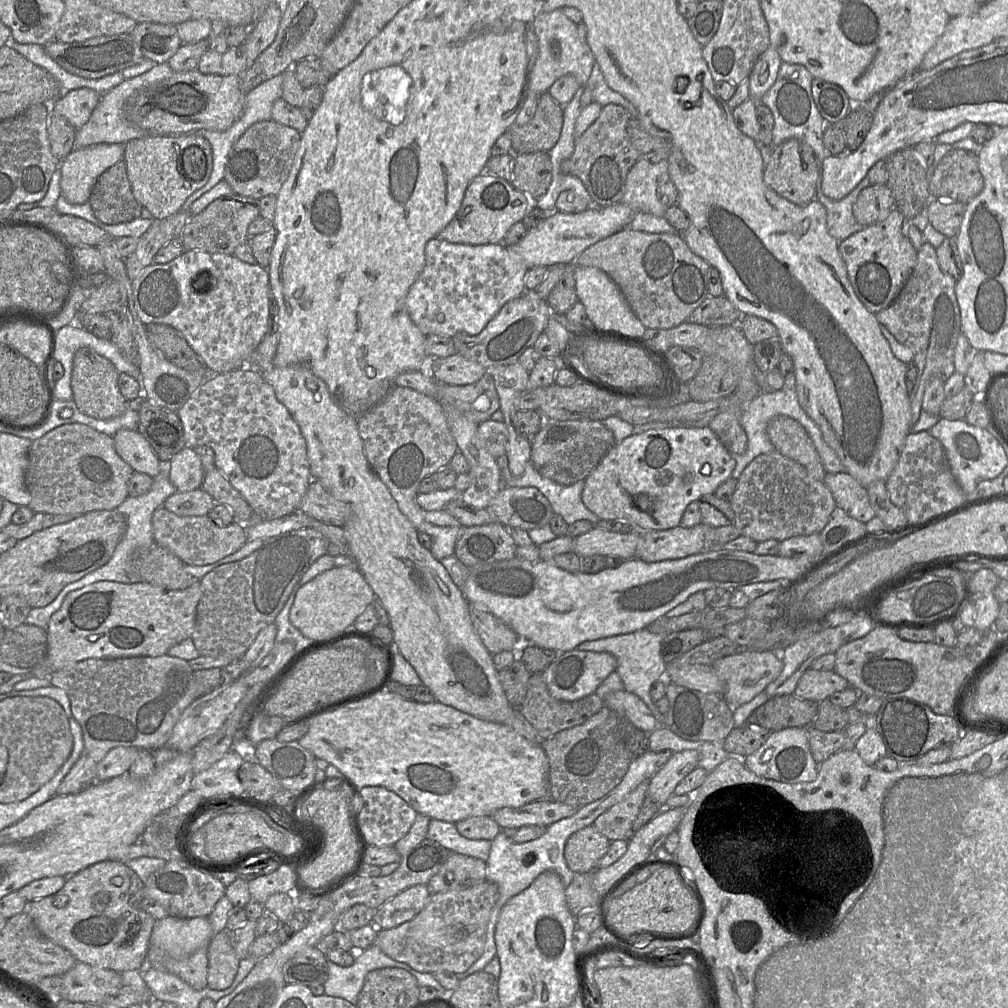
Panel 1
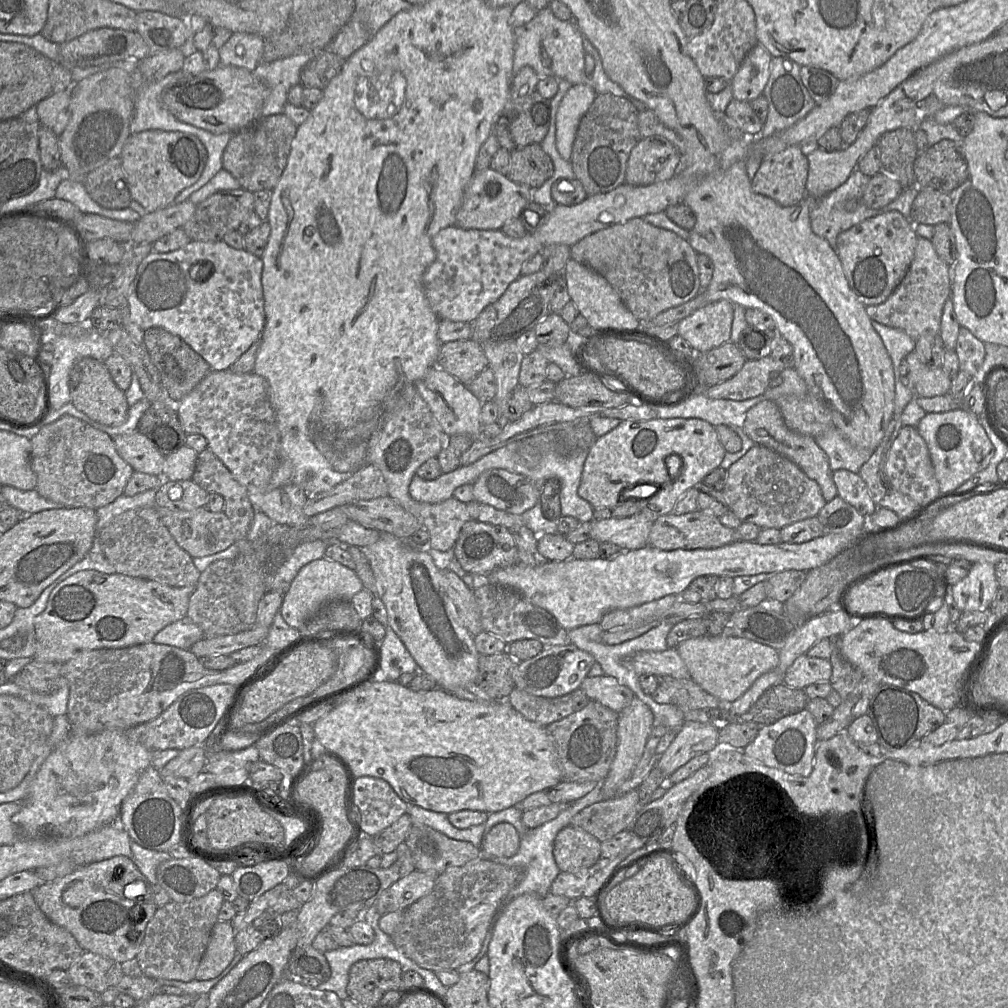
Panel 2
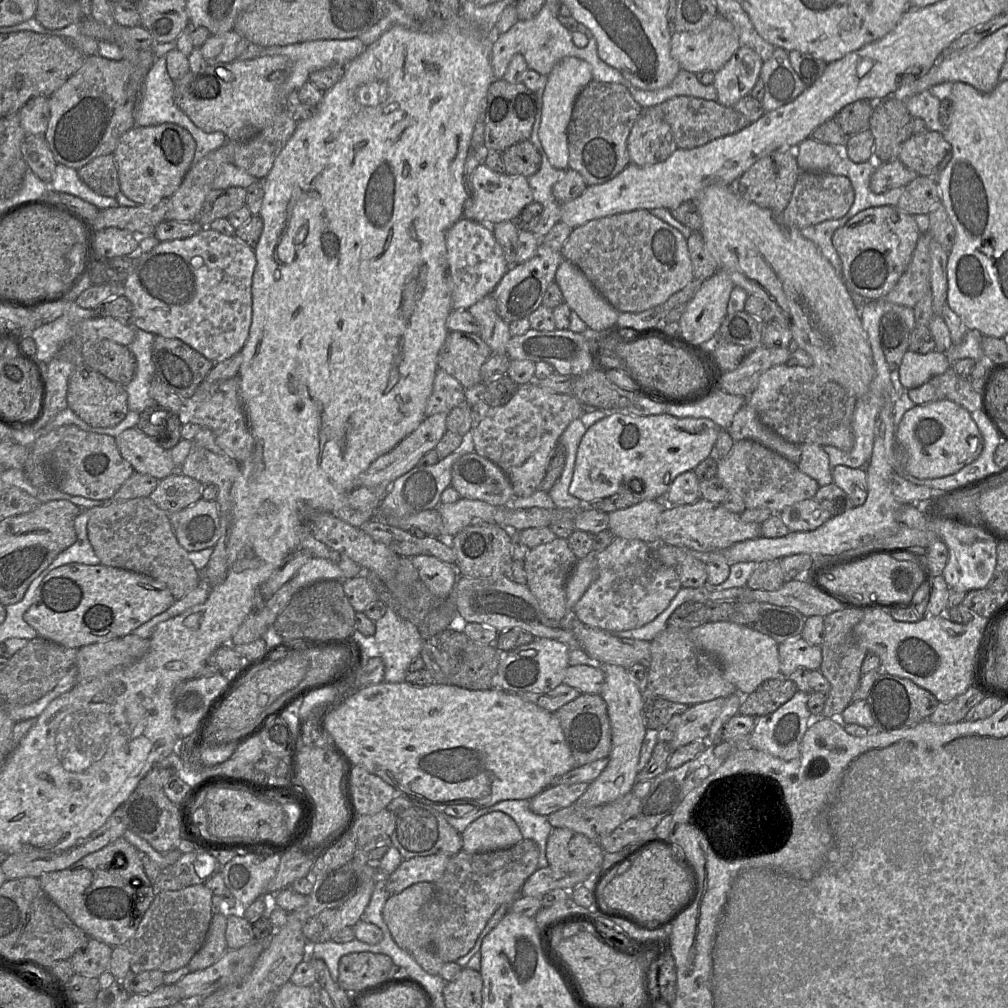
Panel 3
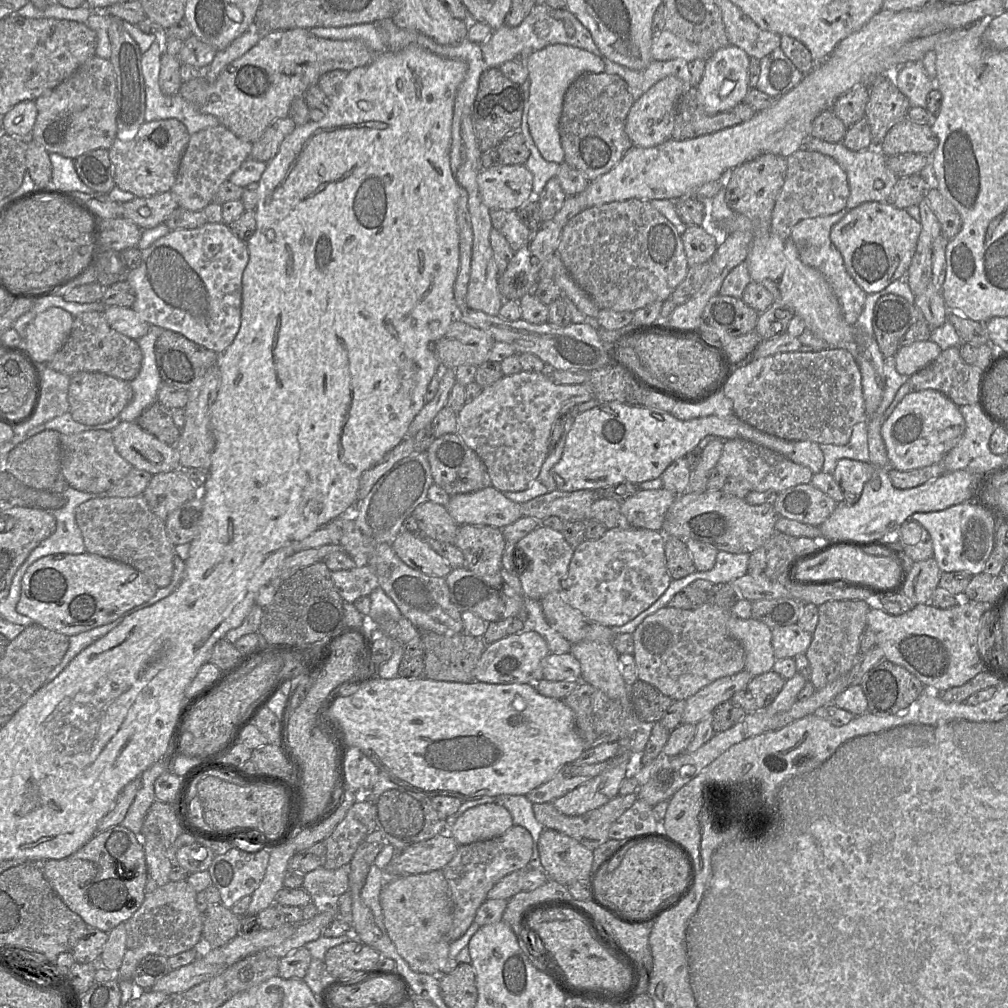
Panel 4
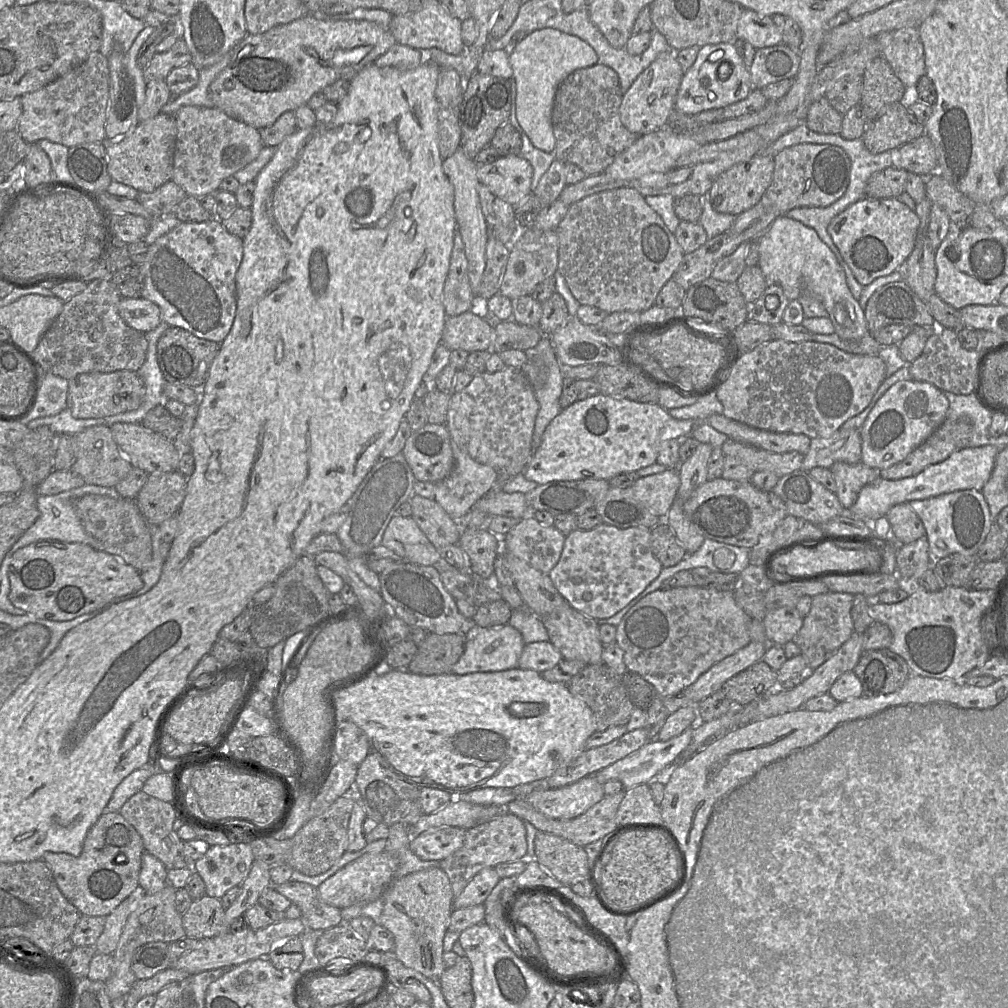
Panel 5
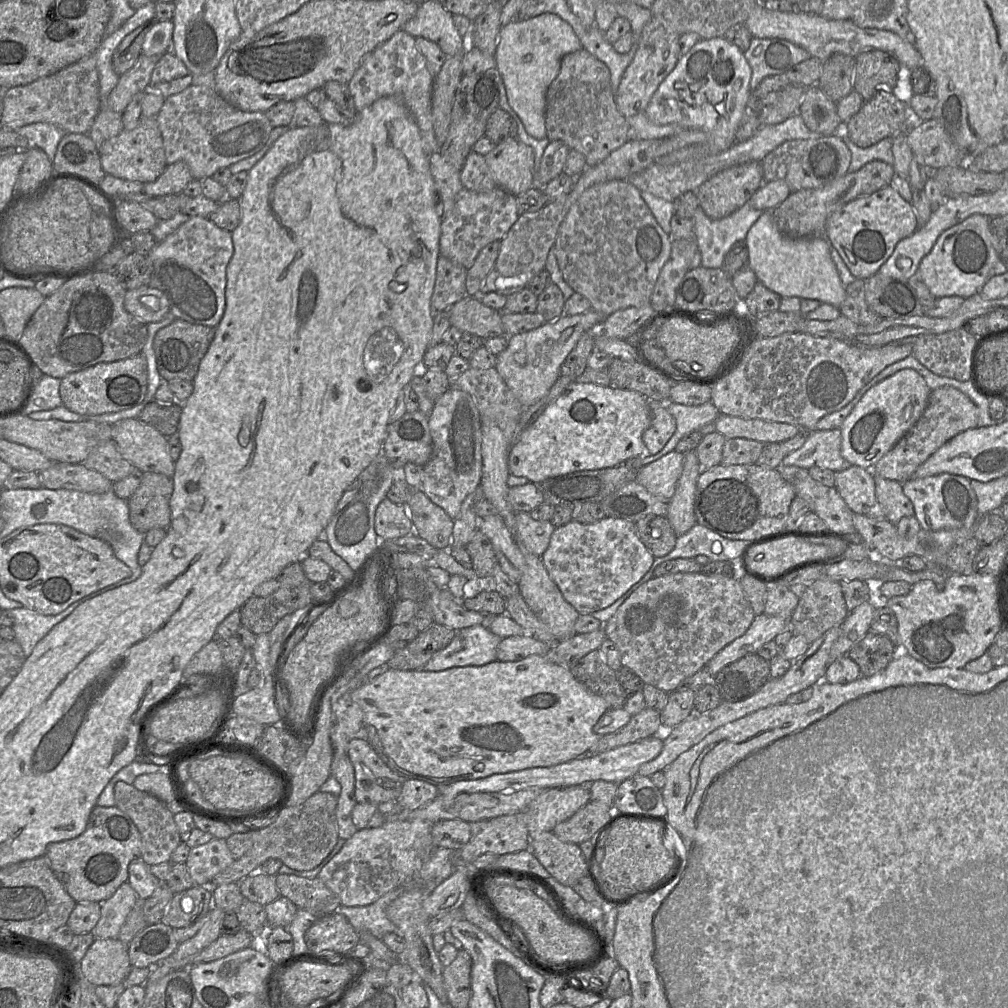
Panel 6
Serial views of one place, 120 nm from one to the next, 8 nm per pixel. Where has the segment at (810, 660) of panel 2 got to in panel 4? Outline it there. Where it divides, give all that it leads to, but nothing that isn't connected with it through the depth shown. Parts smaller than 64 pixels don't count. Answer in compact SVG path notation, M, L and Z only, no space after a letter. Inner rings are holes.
M799 624L771 630L772 647L776 659L794 658L805 654L812 641L812 634L803 630Z

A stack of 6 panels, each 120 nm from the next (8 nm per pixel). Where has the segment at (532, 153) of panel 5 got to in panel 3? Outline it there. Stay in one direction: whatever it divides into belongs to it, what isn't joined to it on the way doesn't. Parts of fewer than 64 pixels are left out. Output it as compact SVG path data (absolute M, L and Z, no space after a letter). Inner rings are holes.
M537 119L533 125L529 141L541 156L541 166L535 174L529 176L527 179L532 190L533 200L543 204L553 199L552 187L557 181L564 177L566 170L557 169L550 165L538 137L539 125L540 119Z

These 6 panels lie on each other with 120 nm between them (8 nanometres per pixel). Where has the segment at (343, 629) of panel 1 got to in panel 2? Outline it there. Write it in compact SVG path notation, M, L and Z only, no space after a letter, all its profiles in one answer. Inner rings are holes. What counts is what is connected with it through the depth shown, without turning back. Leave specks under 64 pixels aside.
M323 557L309 562L299 570L289 589L282 596L280 613L289 626L299 629L329 602L350 601L363 588L363 583L354 570Z

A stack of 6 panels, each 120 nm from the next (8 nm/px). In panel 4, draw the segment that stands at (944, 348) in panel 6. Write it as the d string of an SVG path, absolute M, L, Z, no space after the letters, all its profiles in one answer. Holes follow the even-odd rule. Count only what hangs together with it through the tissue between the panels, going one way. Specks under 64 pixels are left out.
M959 347L942 350L939 356L909 377L913 391L933 389L959 407L978 404L981 369L966 363Z

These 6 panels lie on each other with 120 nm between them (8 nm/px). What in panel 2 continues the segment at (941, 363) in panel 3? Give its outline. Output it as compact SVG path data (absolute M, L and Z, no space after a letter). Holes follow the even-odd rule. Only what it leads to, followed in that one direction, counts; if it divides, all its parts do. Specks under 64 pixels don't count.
M915 352L909 353L905 358L909 367L909 388L915 396L934 397L949 393L952 379L943 368L930 368L920 361Z

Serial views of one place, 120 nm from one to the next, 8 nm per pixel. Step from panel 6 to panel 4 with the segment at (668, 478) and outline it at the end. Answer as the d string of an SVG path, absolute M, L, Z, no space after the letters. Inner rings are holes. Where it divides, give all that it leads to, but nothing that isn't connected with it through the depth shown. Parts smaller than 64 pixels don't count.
M664 487L640 490L621 503L621 512L633 528L663 531L667 511L676 498Z

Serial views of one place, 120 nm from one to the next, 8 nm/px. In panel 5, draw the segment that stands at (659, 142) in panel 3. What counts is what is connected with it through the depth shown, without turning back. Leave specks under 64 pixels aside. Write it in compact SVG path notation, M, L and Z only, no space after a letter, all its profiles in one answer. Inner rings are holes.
M671 49L660 53L623 94L619 108L622 124L637 136L666 127L675 108L675 100L682 77L683 69L676 57L676 52Z

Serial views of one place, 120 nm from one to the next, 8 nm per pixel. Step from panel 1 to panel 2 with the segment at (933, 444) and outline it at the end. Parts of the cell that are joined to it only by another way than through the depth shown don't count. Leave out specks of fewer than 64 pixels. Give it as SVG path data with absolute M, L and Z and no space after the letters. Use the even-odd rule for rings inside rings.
M902 426L900 429L889 450L886 474L897 491L920 505L916 511L928 509L942 495L927 444L915 427Z

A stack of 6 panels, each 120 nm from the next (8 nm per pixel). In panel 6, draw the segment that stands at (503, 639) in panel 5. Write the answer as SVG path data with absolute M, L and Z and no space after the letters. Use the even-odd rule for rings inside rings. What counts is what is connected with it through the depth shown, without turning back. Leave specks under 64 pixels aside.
M484 625L456 631L453 640L436 652L424 665L424 671L442 671L453 667L482 666L497 660L497 648L502 638Z

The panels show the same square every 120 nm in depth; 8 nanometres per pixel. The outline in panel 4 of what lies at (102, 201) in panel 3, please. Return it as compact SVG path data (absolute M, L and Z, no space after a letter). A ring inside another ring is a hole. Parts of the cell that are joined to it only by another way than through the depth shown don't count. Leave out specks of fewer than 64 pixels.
M49 153L52 165L52 181L50 186L63 192L78 191L89 194L96 198L96 195L108 195L94 192L86 186L78 177L73 159L57 153Z

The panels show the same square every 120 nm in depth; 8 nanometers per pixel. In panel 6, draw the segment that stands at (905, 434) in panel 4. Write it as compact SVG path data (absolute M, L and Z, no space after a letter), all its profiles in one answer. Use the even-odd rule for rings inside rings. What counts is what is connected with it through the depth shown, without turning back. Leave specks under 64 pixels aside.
M902 369L868 389L840 427L841 455L851 465L874 470L878 461L913 427L932 389L913 369Z

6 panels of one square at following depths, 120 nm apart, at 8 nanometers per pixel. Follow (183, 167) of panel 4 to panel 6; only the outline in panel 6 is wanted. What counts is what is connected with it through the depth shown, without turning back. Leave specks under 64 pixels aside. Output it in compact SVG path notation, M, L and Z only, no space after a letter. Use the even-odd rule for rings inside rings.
M194 84L165 98L156 120L167 165L185 162L193 179L198 181L259 152L273 129L265 112L241 111L226 102L215 89Z

